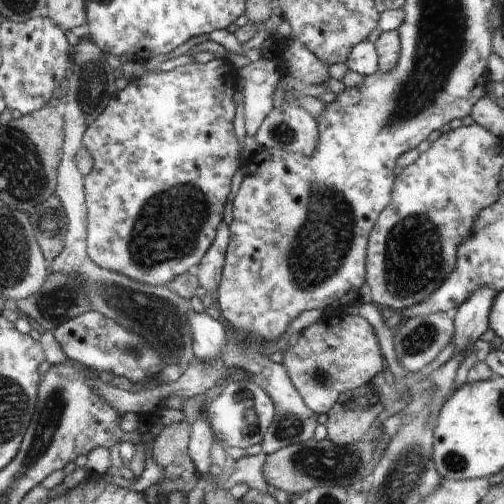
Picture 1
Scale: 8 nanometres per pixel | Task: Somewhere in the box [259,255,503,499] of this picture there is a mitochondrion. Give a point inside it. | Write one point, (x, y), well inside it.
(312, 462)

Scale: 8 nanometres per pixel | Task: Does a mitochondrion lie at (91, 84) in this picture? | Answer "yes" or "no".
yes

